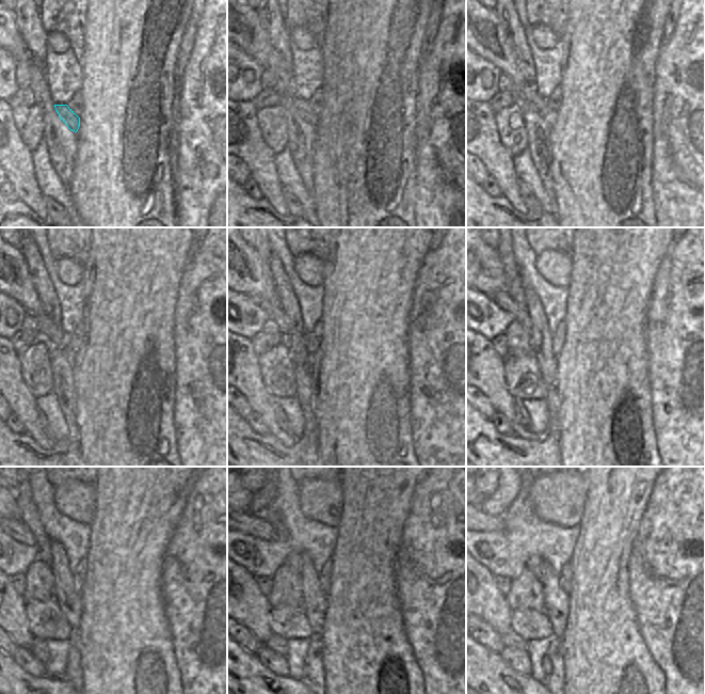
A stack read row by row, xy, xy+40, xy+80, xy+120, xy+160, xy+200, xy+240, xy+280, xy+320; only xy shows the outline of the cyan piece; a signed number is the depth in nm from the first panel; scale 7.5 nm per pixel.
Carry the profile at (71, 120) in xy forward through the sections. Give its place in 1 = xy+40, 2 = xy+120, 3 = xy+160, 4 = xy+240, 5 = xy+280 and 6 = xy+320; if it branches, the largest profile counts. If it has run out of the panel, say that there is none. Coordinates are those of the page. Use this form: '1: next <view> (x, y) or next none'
1: next xy+40 (302, 107)
2: next xy+120 (50, 333)
3: next xy+160 (277, 315)
4: next xy+240 (16, 529)
5: next xy+280 (249, 523)
6: next xy+320 (487, 523)

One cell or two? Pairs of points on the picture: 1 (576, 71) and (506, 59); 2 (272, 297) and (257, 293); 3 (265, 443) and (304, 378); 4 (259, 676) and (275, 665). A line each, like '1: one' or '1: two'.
1: two
2: one
3: one
4: two

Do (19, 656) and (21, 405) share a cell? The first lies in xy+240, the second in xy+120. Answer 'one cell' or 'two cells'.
two cells

